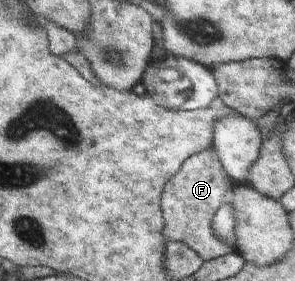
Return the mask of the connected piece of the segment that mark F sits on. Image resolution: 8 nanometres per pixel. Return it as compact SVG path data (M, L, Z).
M211 147L204 152L188 157L180 170L168 179L161 196L161 211L167 240L177 240L187 244L202 260L215 259L229 252L237 251L234 244L225 243L214 234L212 221L223 195L236 181L221 165L216 151Z

